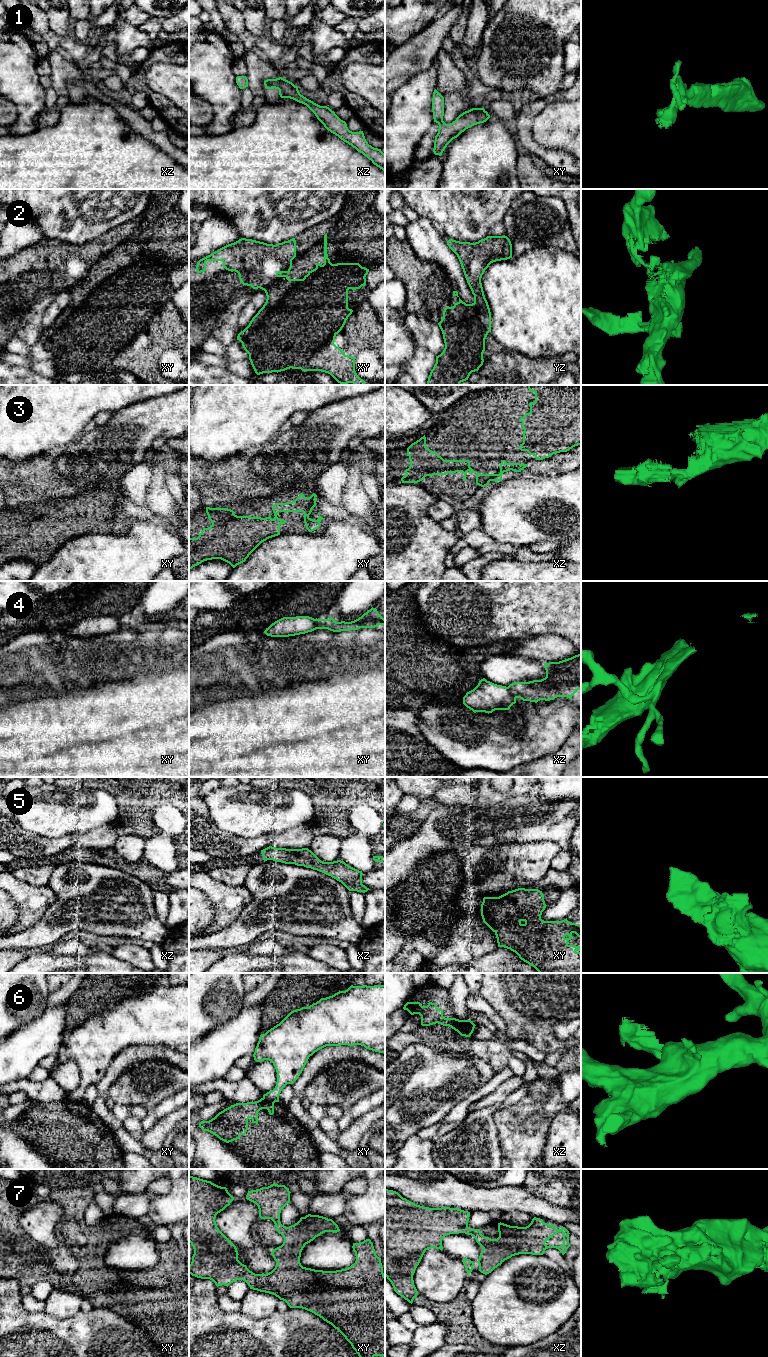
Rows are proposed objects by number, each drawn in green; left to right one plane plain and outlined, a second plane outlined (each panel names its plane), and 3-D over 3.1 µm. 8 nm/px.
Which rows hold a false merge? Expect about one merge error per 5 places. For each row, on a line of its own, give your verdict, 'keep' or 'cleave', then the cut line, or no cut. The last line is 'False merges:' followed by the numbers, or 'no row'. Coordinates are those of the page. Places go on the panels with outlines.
1: keep | no cut
2: cleave | xy (277, 273), (265, 275), (264, 281), (259, 287)
3: keep | no cut
4: cleave | xz (507, 687), (515, 699)
5: keep | no cut
6: cleave | xz (474, 1026), (469, 1026), (462, 1035)
7: keep | no cut
False merges: 2, 4, 6

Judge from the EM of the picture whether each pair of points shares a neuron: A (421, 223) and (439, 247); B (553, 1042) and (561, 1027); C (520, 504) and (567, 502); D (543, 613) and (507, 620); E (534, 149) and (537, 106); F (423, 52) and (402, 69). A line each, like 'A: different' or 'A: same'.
A: same
B: different
C: same
D: same
E: same
F: same

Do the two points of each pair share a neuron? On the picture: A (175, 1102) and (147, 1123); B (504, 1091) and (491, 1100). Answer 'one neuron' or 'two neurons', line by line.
A: one neuron
B: one neuron

